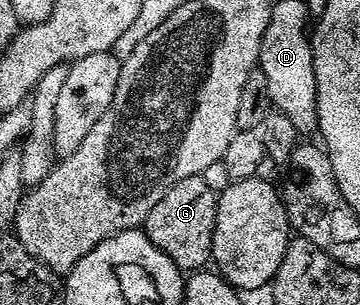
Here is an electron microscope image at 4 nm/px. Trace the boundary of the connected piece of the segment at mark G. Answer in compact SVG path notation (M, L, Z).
M204 175L183 178L161 193L159 202L145 215L144 231L161 245L162 250L178 264L179 268L204 269L213 258L217 198L218 193L207 184Z

